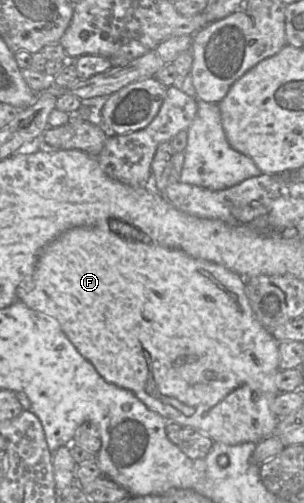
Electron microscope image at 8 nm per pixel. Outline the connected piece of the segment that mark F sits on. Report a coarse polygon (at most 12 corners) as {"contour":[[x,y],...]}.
{"contour":[[79,226],[17,300],[214,442],[279,421],[245,279]]}

